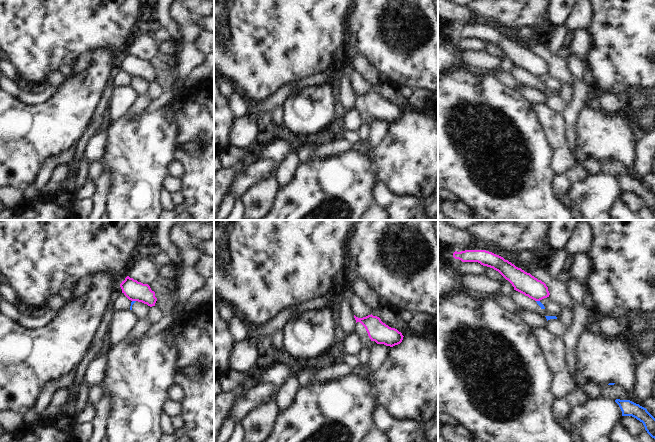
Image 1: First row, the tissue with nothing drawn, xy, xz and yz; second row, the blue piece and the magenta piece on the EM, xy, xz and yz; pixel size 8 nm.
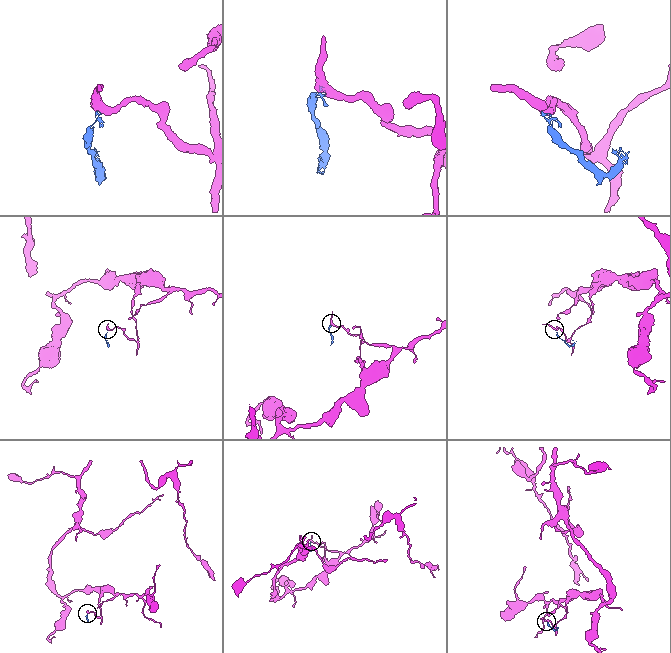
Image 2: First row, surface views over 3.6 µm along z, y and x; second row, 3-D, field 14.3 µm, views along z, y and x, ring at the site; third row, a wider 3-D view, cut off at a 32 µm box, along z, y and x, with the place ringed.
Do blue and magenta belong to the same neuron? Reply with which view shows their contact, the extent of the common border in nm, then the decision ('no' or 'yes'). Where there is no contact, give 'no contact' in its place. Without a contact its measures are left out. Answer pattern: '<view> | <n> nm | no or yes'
xy | 30 nm | no

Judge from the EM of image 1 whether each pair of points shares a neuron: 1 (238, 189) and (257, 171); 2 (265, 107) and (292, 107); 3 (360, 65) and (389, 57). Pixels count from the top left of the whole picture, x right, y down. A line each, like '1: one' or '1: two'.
1: one
2: two
3: two

